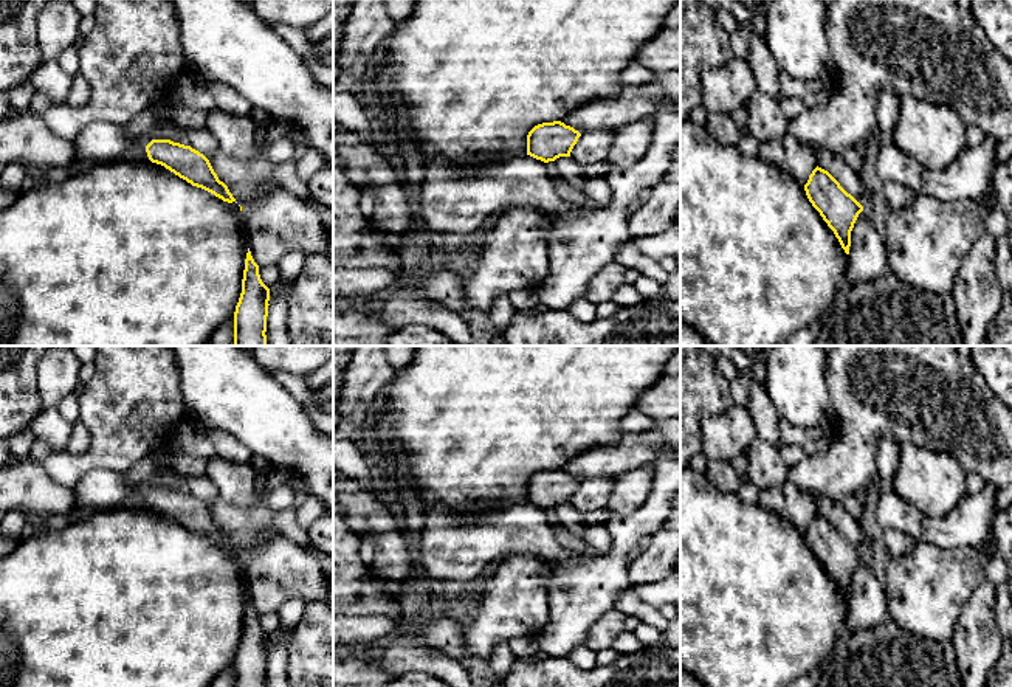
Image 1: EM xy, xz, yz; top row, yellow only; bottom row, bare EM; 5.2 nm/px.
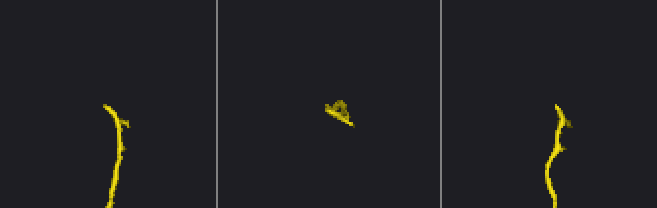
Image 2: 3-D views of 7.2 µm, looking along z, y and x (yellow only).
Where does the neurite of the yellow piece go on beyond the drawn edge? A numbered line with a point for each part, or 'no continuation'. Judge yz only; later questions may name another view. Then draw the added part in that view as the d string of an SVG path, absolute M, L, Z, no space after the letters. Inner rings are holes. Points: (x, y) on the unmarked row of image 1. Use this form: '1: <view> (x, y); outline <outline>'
no continuation

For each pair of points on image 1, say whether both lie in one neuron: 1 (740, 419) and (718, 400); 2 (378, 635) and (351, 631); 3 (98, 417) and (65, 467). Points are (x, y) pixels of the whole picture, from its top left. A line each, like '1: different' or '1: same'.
1: different
2: same
3: same

